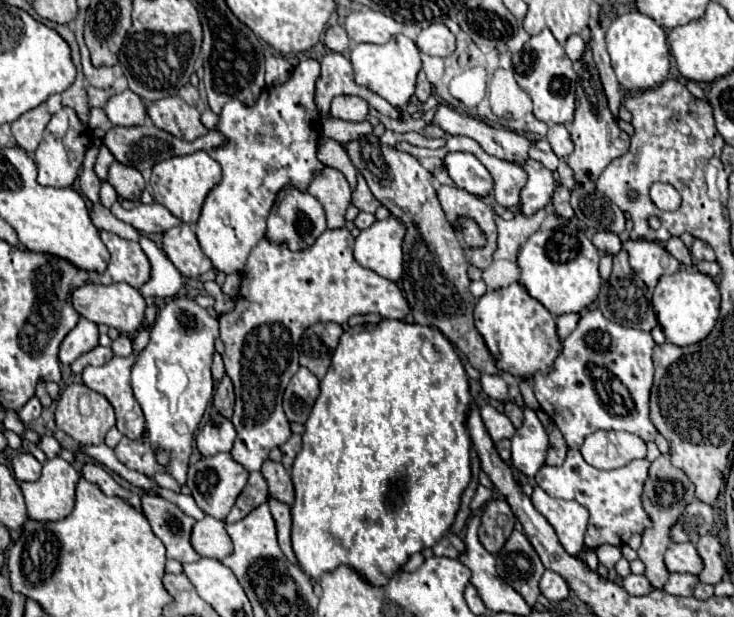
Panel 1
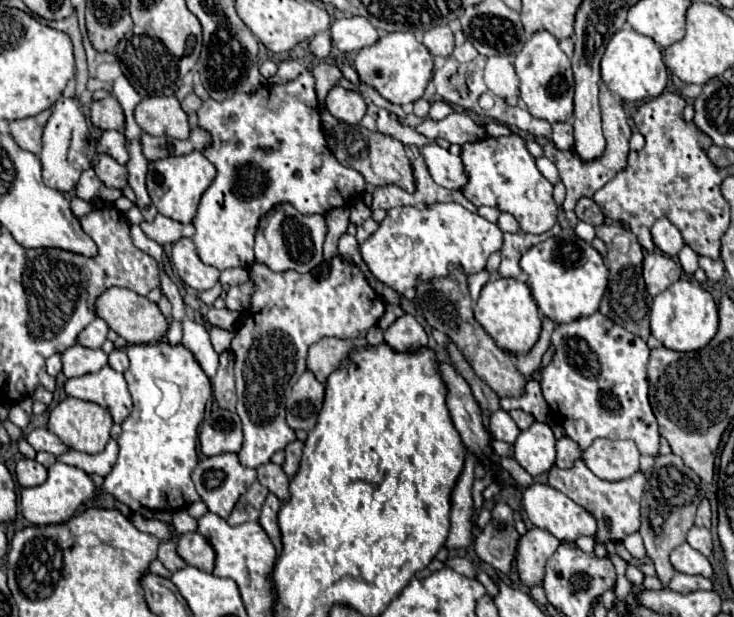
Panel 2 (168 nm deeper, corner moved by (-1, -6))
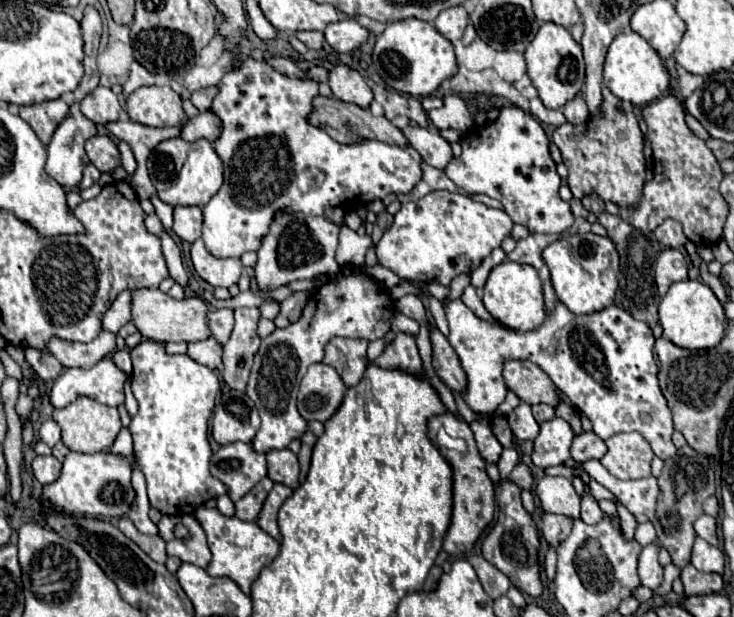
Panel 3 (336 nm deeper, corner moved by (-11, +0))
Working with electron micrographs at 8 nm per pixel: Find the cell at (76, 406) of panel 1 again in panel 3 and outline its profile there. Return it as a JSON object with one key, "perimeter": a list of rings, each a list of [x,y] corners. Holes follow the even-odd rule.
{"perimeter":[[[76,398],[72,404],[68,404],[64,410],[54,410],[54,420],[58,422],[58,426],[62,428],[62,442],[74,450],[74,452],[102,452],[108,450],[114,442],[114,438],[118,436],[122,424],[120,424],[120,414],[118,408],[100,404],[92,398]]]}

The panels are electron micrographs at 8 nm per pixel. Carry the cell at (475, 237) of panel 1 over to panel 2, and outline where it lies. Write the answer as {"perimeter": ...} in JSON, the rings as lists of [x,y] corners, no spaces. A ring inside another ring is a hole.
{"perimeter":[[[438,202],[422,208],[398,206],[388,210],[378,230],[360,246],[360,254],[380,282],[414,300],[420,276],[426,282],[444,278],[450,264],[462,268],[466,276],[484,270],[488,256],[502,248],[502,236],[496,224],[454,202]]]}

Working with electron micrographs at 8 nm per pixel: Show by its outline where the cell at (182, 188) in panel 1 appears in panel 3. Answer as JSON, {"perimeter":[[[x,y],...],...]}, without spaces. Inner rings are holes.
{"perimeter":[[[208,140],[160,142],[148,158],[148,172],[160,200],[170,206],[204,206],[222,186],[222,162]]]}

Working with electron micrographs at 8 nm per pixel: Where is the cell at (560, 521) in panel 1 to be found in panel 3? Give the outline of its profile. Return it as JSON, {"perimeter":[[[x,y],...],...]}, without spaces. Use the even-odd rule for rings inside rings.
{"perimeter":[[[544,476],[534,488],[544,512],[564,514],[570,520],[580,520],[580,496],[574,492],[572,480],[564,476]]]}

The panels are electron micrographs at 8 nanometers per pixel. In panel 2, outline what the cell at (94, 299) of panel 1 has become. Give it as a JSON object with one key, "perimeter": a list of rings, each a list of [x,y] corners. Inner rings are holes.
{"perimeter":[[[108,288],[96,302],[96,314],[108,322],[108,326],[118,332],[128,344],[152,344],[162,340],[168,332],[170,322],[162,316],[160,308],[144,296],[130,292],[128,288]]]}

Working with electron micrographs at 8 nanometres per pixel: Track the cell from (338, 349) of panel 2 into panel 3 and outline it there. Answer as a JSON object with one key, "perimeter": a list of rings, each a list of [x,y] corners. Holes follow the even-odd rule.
{"perimeter":[[[332,338],[326,344],[324,364],[332,366],[346,386],[356,386],[366,368],[368,340],[354,338]]]}

